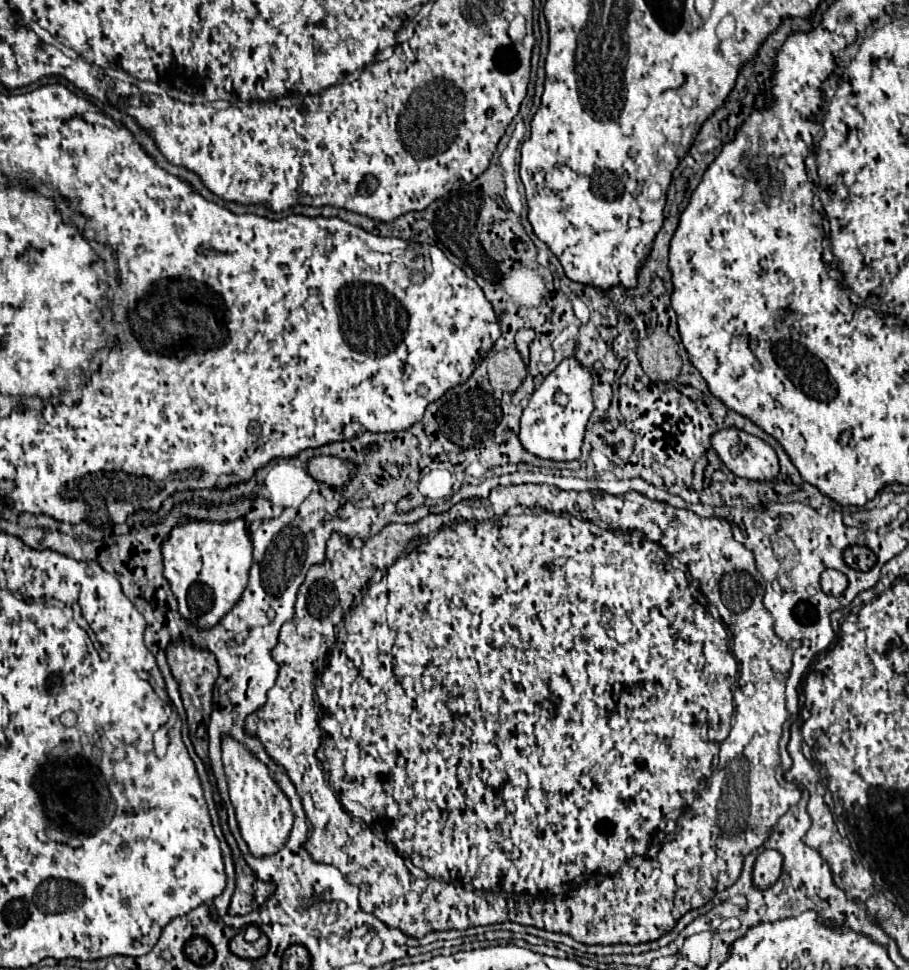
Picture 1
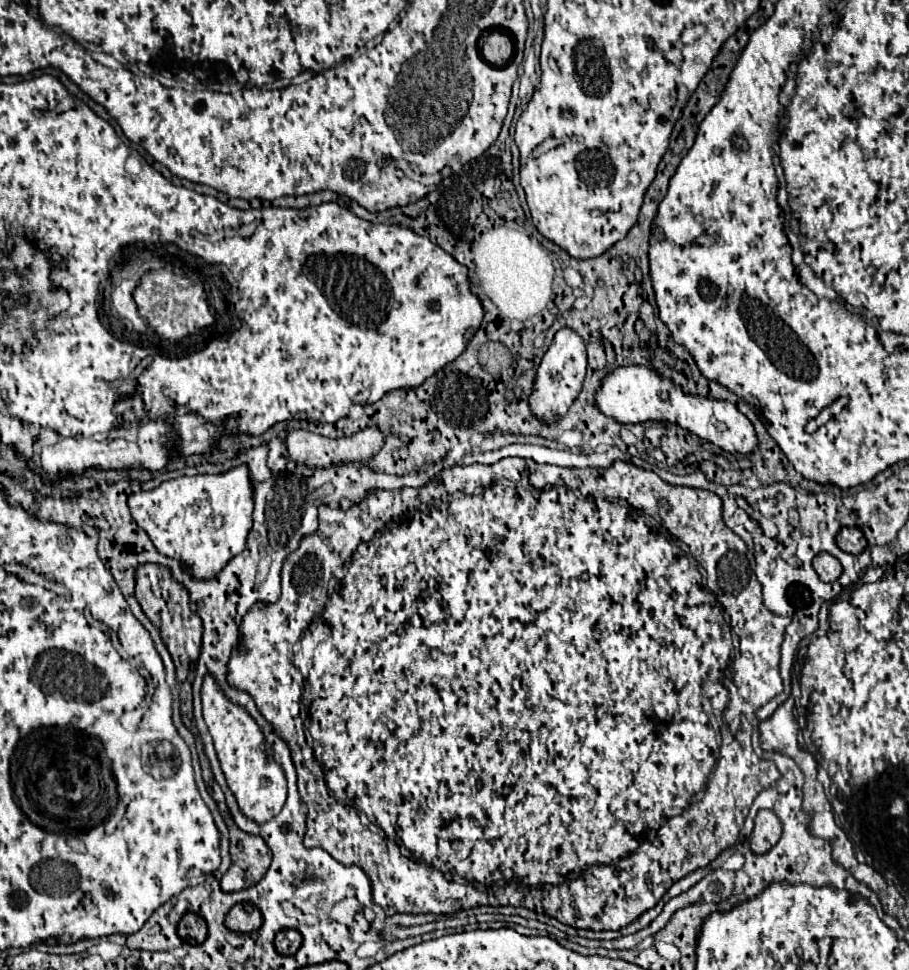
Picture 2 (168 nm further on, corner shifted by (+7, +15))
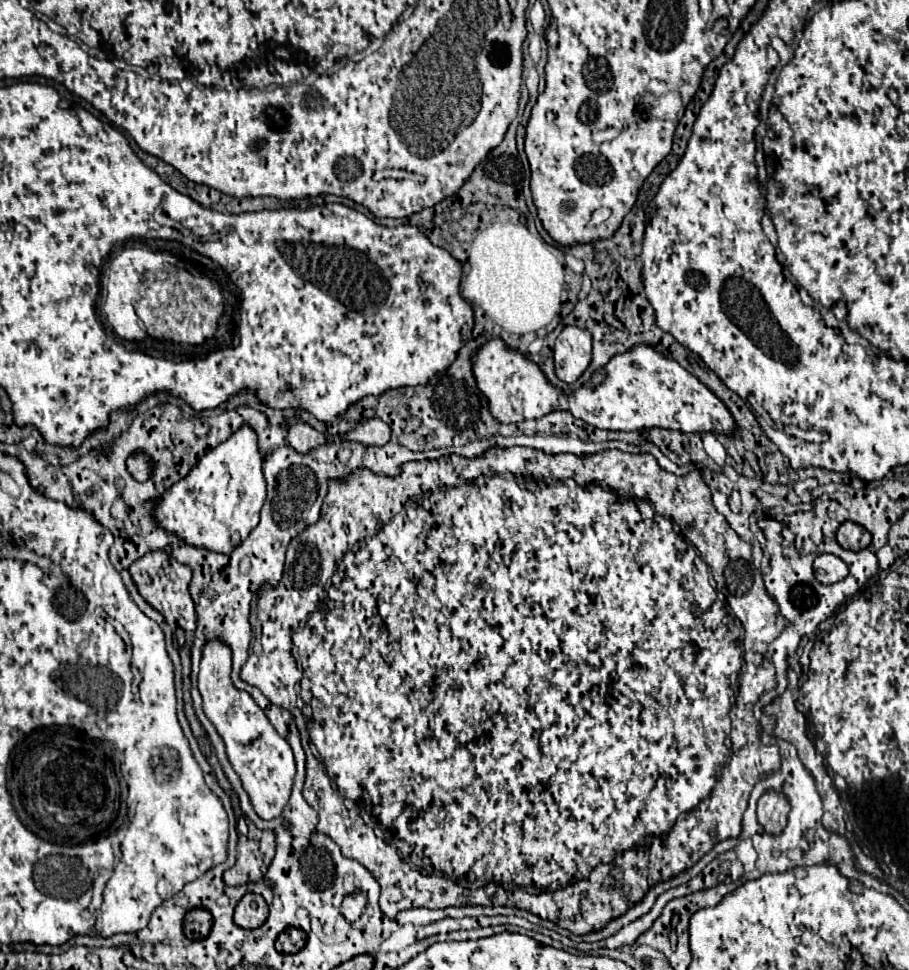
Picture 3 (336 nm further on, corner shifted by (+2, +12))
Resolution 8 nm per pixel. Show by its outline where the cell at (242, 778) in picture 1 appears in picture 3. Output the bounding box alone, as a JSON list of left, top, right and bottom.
[198,644,296,820]

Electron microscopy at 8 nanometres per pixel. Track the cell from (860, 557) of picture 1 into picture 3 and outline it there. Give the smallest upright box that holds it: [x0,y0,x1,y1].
[836,522,872,552]

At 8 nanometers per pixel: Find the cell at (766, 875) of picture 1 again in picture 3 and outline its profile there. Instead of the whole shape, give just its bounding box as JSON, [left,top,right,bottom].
[758,792,790,836]

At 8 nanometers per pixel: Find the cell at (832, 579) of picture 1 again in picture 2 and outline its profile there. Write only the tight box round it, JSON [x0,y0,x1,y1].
[813,553,843,583]

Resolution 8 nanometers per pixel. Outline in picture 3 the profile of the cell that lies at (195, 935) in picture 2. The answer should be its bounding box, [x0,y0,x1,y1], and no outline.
[184,908,212,940]

